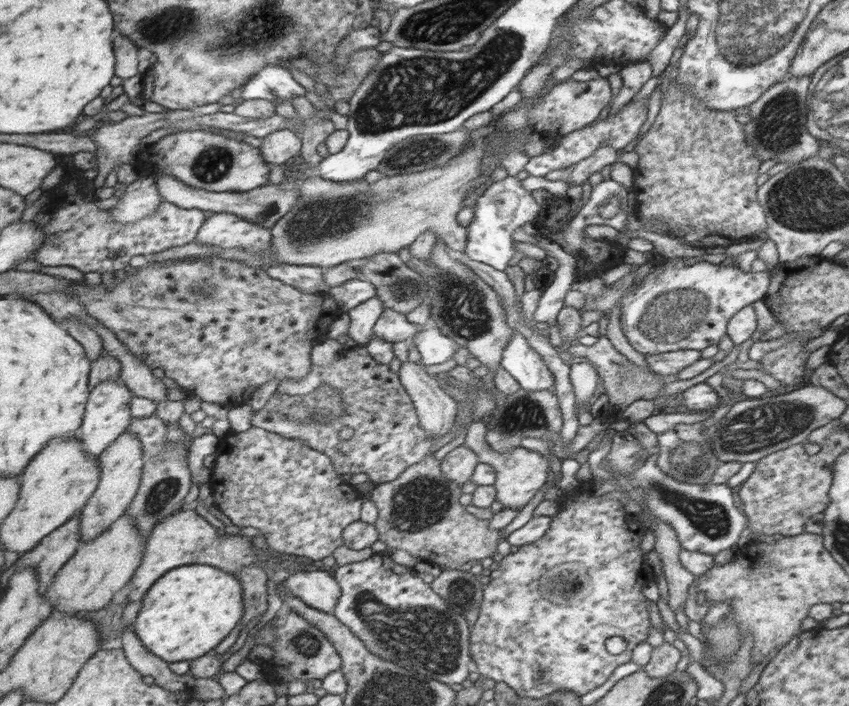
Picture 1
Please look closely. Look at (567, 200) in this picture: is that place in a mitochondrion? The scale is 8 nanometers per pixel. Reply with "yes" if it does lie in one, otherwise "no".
no

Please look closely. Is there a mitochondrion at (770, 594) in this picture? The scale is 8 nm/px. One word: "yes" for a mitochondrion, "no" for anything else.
no

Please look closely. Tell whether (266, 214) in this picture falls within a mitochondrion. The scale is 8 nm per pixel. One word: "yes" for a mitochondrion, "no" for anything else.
yes

